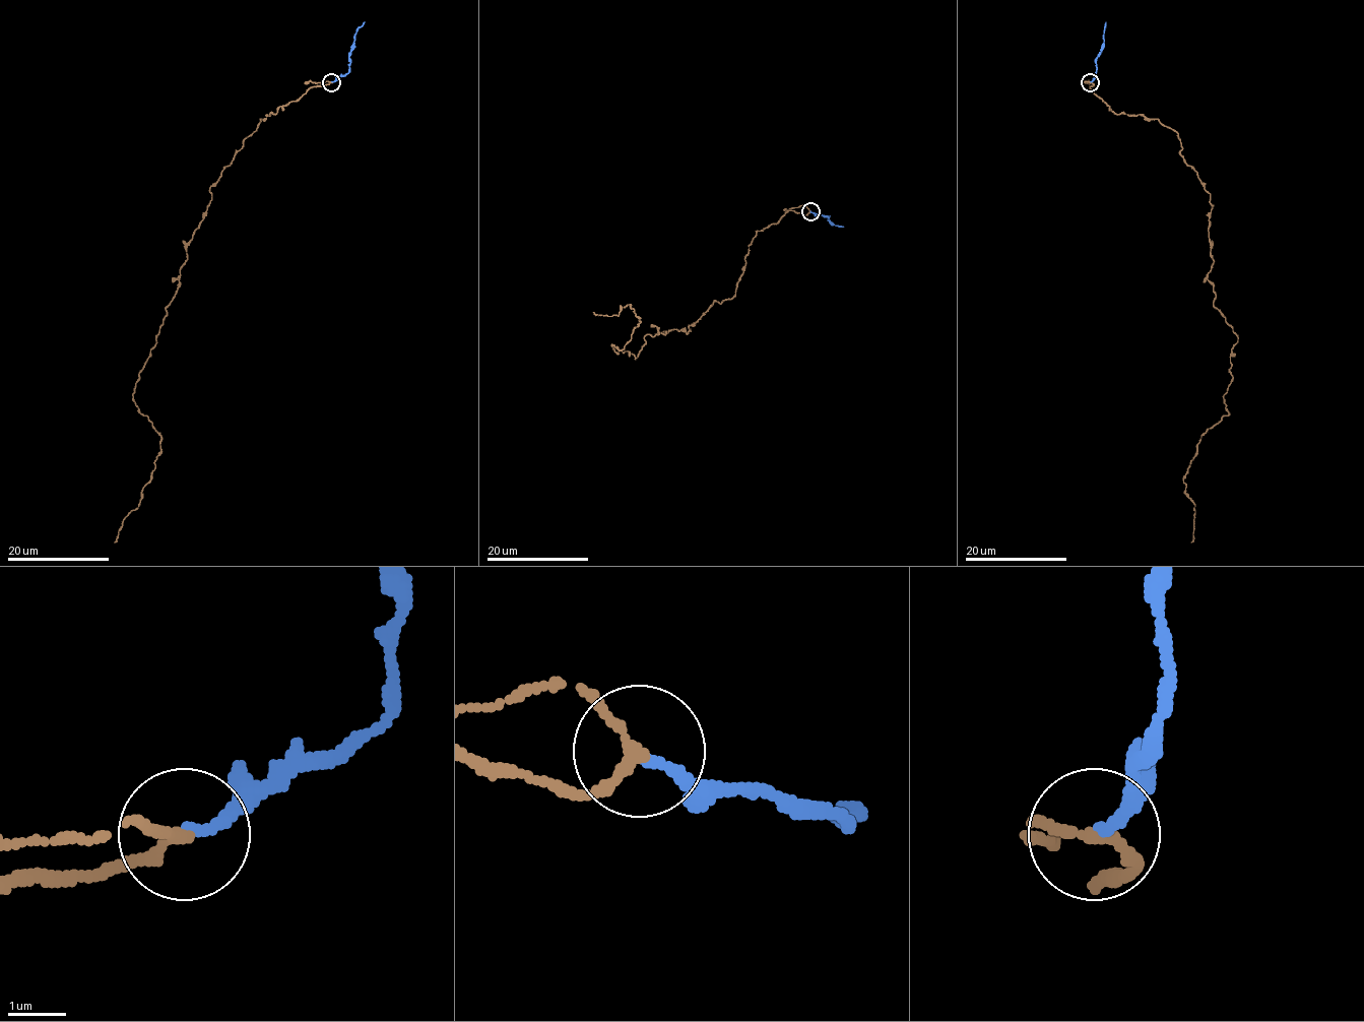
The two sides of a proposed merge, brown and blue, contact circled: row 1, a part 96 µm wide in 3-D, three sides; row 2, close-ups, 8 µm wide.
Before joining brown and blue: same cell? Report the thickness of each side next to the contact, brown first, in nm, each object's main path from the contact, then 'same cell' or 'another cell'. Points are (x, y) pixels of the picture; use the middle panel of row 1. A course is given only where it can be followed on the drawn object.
190/190 nm | brown via (809, 211), (758, 231), (735, 294), (690, 330), (647, 334), (635, 359), (611, 344), (634, 310), (592, 312) | blue via (812, 211), (829, 216), (833, 225), (843, 227) | same cell

